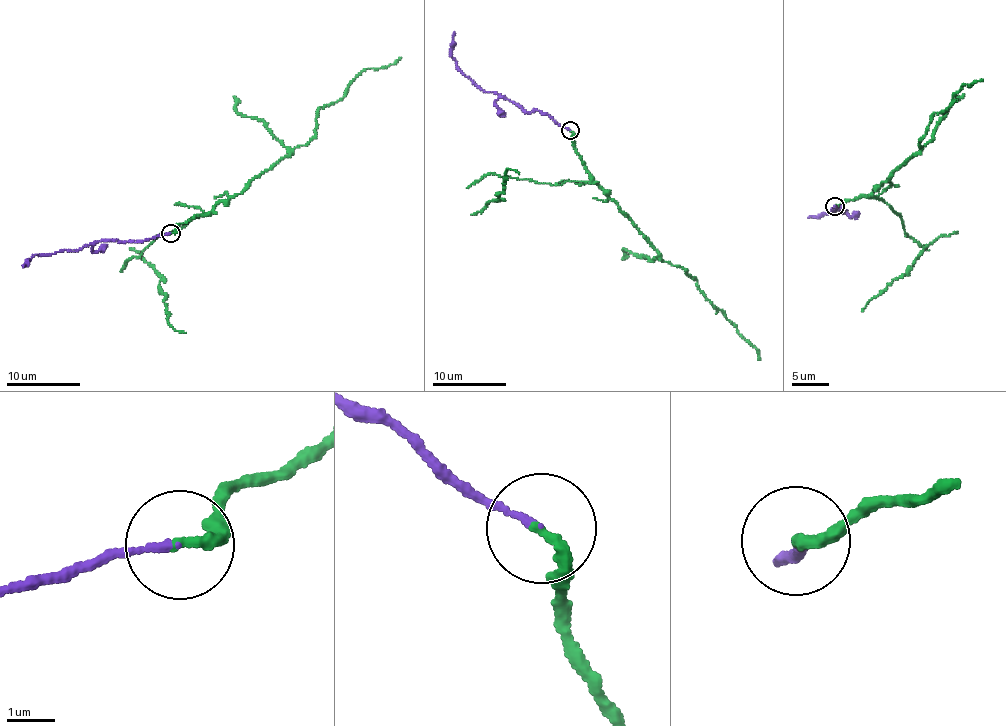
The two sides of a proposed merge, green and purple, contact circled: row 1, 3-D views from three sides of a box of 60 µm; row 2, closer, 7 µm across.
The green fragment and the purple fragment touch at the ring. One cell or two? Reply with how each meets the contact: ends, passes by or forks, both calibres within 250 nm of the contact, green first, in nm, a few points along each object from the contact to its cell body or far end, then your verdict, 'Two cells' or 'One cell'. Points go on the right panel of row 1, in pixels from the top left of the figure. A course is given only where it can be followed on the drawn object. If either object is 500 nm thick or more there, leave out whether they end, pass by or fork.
At the ring green ends. At the ring purple ends. Thickness 240 nm (green) against 120 nm. Course of green: (834, 206), (872, 196), (920, 150), (934, 114), (948, 108), (963, 85), (971, 87), (982, 79). Course of purple: (834, 206), (833, 210), (843, 208), (842, 205), (843, 211), (847, 210), (807, 217). Two cells

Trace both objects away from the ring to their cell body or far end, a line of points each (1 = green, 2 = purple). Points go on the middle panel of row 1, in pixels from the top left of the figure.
1: (570, 130), (575, 152), (590, 180), (633, 221), (661, 258), (687, 272), (697, 289), (757, 349), (760, 360)
2: (570, 130), (538, 110), (524, 111), (508, 99), (478, 87), (452, 56), (454, 31)

